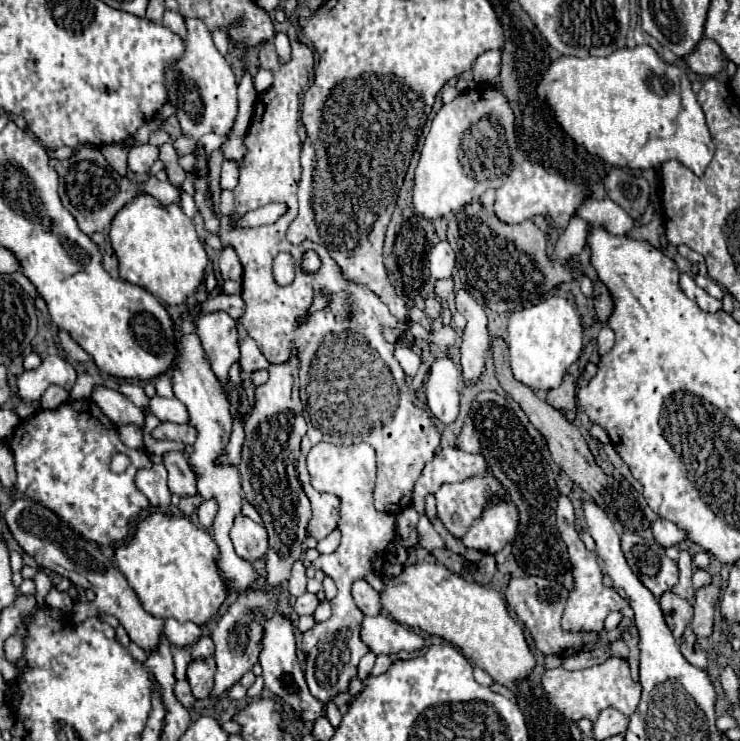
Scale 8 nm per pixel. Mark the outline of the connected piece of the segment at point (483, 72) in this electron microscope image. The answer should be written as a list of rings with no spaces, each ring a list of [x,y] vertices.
[[[485,51],[483,55],[479,55],[475,65],[473,65],[475,83],[487,85],[493,79],[497,79],[499,77],[499,65],[501,65],[501,51]]]

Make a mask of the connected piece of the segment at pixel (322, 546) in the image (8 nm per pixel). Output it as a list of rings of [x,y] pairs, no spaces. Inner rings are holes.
[[[333,529],[325,539],[319,541],[317,551],[319,553],[333,553],[339,547],[339,539],[341,539],[341,531],[339,529]]]

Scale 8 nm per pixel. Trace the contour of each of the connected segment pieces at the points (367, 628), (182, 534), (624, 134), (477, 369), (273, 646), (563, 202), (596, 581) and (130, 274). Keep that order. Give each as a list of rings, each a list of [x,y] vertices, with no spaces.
[[[385,613],[375,615],[375,617],[369,617],[369,615],[363,617],[361,639],[375,655],[379,655],[379,653],[393,655],[399,651],[411,653],[411,651],[423,649],[423,645],[425,645],[425,639],[421,635],[417,635],[411,629],[403,627],[401,623],[393,621]]]
[[[153,511],[139,521],[135,535],[125,545],[115,549],[115,563],[117,563],[119,571],[125,575],[131,589],[137,593],[137,597],[147,613],[151,613],[153,617],[159,617],[159,619],[175,617],[179,623],[193,621],[197,625],[203,625],[217,613],[217,609],[221,607],[221,603],[227,597],[225,581],[219,575],[219,569],[215,563],[217,555],[219,555],[217,543],[205,529],[197,527],[193,521],[189,521],[183,515]]]
[[[637,45],[633,49],[625,47],[607,57],[579,59],[573,55],[559,55],[543,71],[535,91],[551,107],[551,117],[565,131],[565,135],[585,147],[587,153],[597,155],[611,165],[649,169],[659,167],[669,159],[677,159],[701,177],[713,159],[715,145],[685,69],[665,63],[649,45]]]
[[[459,289],[455,295],[455,309],[467,319],[461,343],[461,367],[467,385],[477,381],[485,369],[485,351],[489,347],[487,317],[481,305],[471,297],[467,289]]]
[[[275,611],[273,617],[263,619],[263,639],[259,641],[261,653],[259,653],[259,663],[263,667],[263,679],[265,679],[265,687],[275,693],[277,697],[281,697],[283,701],[287,701],[295,713],[299,713],[303,719],[315,721],[323,715],[323,703],[317,701],[305,683],[305,677],[301,673],[299,661],[297,661],[297,647],[295,647],[295,625],[293,621],[283,615],[281,611]]]
[[[525,161],[521,165],[517,165],[511,171],[509,179],[497,189],[493,213],[497,215],[499,221],[509,223],[509,225],[519,223],[519,219],[533,219],[533,215],[549,215],[553,225],[565,229],[569,219],[575,215],[577,207],[585,201],[587,195],[589,195],[589,191],[585,187],[569,183],[561,175],[545,171],[541,165]]]
[[[559,495],[559,499],[557,499],[557,529],[569,549],[569,559],[571,559],[571,567],[573,567],[573,589],[569,591],[561,627],[565,631],[603,631],[605,617],[611,611],[621,611],[623,607],[627,607],[627,601],[613,587],[609,589],[603,585],[603,573],[601,573],[599,561],[597,561],[595,553],[591,553],[579,539],[579,535],[575,531],[575,523],[573,523],[573,505],[565,495]]]
[[[147,193],[137,195],[131,203],[127,203],[123,209],[119,209],[117,215],[113,217],[113,223],[109,229],[109,239],[111,239],[113,251],[119,259],[119,275],[129,283],[147,289],[165,305],[181,305],[187,297],[193,295],[193,291],[203,281],[205,267],[209,263],[207,253],[203,249],[203,243],[197,237],[193,221],[175,203],[161,205],[155,197],[151,197]]]

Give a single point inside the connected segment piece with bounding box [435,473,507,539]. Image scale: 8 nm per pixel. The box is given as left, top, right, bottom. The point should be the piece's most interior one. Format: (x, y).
(458, 504)

